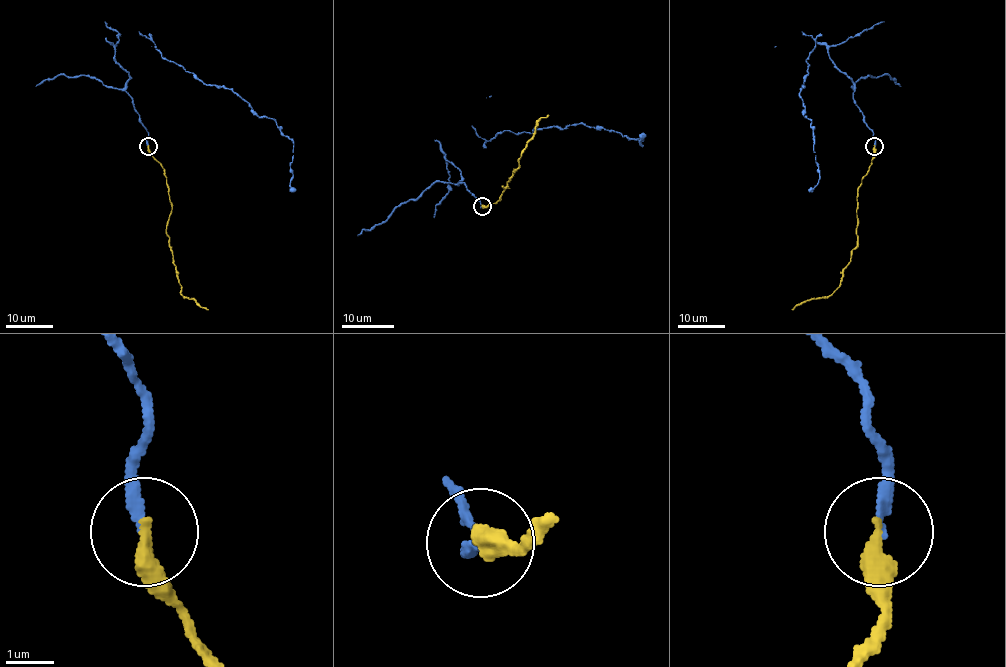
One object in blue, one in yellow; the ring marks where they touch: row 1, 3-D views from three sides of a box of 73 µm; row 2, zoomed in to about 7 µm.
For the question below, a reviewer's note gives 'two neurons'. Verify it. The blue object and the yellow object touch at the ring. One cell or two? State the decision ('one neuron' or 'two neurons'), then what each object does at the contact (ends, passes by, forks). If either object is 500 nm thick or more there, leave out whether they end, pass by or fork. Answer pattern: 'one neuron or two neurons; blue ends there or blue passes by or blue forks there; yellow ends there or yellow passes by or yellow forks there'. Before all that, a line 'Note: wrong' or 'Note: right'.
Note: wrong
one neuron; blue ends there; yellow ends there

